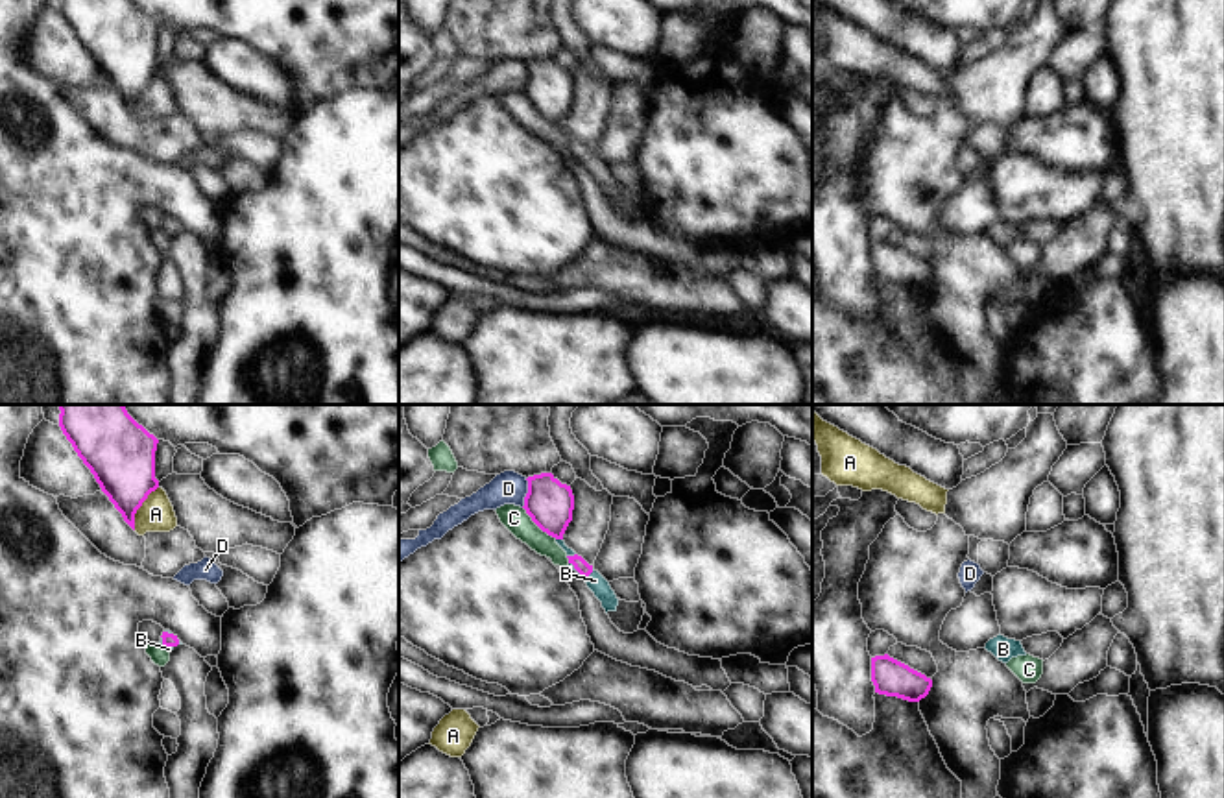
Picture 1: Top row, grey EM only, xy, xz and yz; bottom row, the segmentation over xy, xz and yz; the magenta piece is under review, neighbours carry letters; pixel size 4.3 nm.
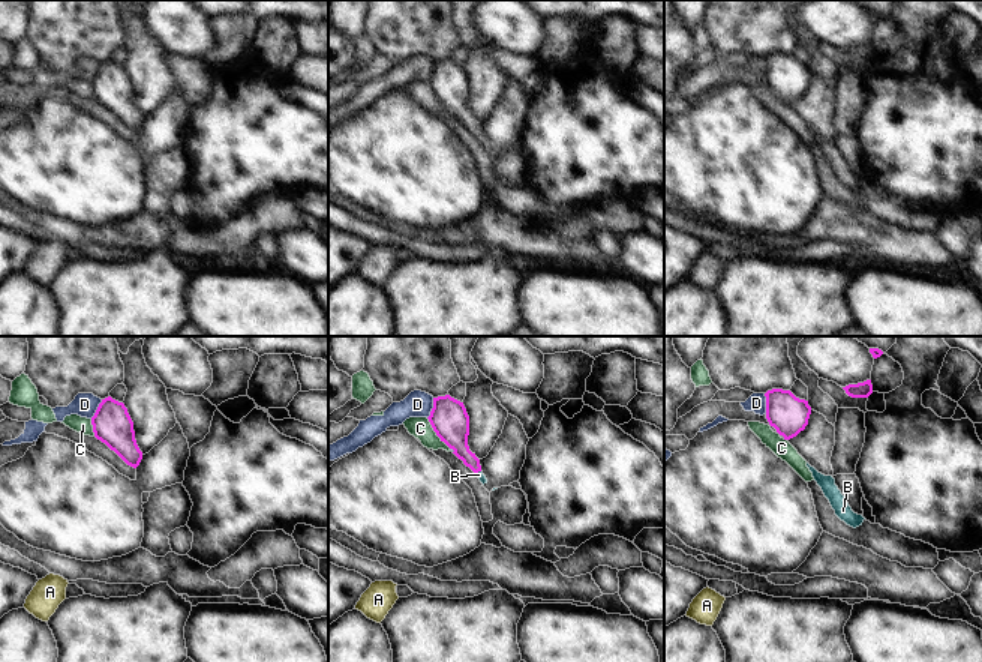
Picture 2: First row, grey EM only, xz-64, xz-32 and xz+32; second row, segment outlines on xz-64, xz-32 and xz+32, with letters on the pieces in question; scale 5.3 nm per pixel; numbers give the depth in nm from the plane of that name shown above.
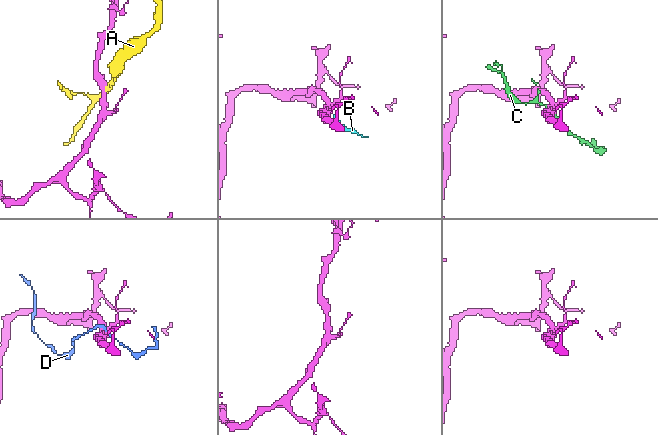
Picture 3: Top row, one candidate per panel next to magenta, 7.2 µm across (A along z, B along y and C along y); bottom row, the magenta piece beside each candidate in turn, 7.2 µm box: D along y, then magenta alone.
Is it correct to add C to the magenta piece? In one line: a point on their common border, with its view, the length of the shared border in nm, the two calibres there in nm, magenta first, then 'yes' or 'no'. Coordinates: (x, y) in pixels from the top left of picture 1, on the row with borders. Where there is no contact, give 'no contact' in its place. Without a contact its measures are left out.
meets magenta in xz at (538, 525); contact 200 nm long; 200 nm thick on the magenta side, 110 nm on the other; no

